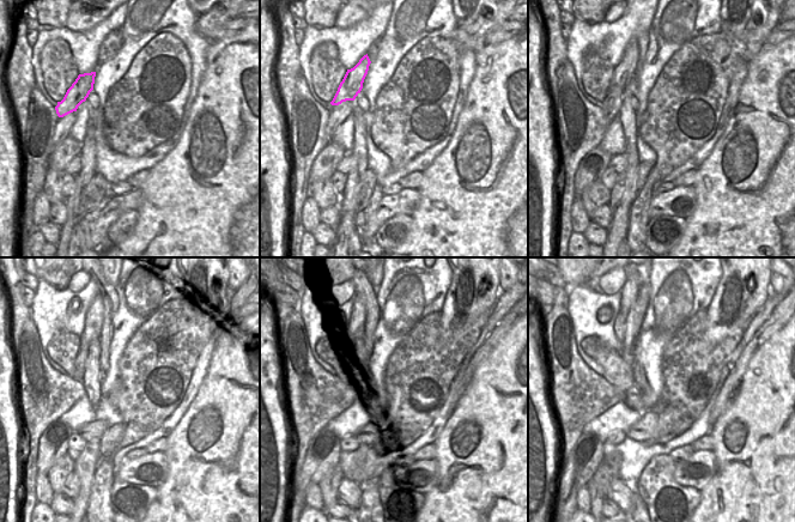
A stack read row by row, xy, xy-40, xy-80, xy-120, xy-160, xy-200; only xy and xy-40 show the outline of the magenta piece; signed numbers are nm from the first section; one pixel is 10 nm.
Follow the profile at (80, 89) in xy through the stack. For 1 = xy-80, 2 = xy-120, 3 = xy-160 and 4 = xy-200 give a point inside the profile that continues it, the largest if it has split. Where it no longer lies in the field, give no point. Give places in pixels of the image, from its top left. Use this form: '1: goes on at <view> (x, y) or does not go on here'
1: goes on at xy-80 (625, 71)
2: goes on at xy-120 (95, 316)
3: goes on at xy-160 (365, 292)
4: goes on at xy-200 (629, 292)

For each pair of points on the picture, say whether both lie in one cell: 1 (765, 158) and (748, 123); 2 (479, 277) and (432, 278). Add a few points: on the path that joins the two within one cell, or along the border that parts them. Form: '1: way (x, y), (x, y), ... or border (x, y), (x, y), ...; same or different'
1: way (765, 150), (765, 140), (757, 132); same
2: border (451, 269), (451, 283), (442, 304); different

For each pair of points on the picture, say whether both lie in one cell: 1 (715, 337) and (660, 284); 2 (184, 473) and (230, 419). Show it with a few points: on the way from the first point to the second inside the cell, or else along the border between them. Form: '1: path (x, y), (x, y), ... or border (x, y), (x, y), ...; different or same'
1: border (717, 285), (710, 304), (704, 310); different
2: path (211, 474), (237, 474), (244, 467), (244, 445); same

